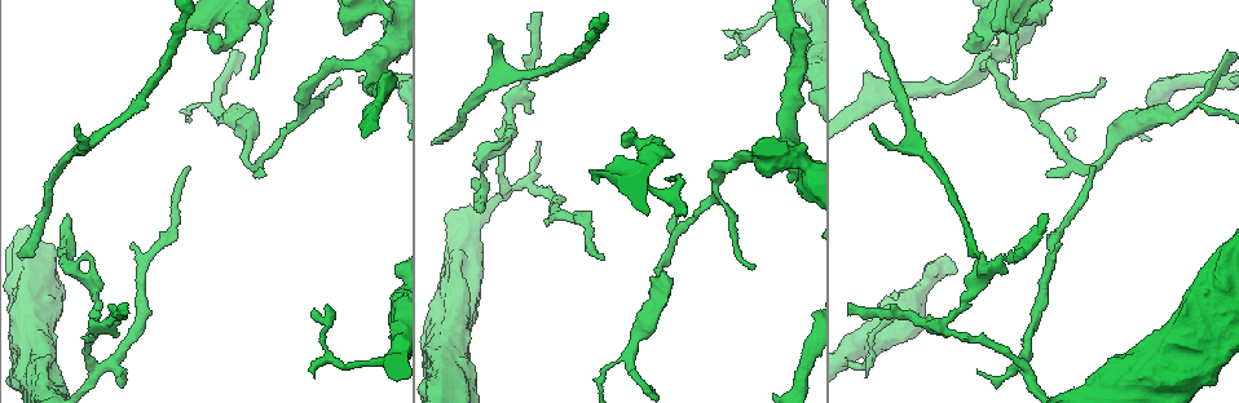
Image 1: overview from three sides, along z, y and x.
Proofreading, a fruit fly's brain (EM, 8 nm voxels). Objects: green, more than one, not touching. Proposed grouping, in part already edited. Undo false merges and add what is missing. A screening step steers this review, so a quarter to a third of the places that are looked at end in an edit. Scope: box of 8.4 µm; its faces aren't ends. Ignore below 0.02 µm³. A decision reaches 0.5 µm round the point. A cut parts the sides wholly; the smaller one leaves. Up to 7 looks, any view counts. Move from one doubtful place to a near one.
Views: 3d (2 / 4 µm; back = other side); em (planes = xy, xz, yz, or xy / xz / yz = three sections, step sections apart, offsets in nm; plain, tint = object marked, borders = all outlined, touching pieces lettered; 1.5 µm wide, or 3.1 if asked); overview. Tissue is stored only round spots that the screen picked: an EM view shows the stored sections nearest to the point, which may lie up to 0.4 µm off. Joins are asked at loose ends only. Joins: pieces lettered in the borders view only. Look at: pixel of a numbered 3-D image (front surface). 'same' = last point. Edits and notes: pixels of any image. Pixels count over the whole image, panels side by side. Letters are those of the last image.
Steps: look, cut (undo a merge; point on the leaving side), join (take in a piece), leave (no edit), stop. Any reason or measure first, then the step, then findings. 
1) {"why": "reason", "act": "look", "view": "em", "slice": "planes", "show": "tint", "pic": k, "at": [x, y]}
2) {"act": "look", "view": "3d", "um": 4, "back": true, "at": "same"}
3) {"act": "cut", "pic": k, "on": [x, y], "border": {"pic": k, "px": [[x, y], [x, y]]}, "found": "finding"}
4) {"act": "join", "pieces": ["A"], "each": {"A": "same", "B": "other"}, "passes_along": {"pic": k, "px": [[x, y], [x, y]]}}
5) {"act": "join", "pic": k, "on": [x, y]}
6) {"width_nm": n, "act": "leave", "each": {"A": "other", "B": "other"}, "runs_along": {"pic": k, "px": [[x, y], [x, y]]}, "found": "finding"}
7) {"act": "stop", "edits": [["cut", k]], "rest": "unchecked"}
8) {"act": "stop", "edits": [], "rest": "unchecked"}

{"why": "abrupt turn", "act": "look", "view": "em", "slice": "planes", "show": "tint", "pic": 1, "at": [248, 139]}

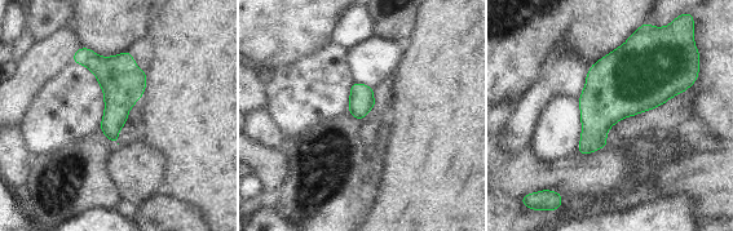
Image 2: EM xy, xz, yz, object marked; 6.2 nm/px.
{"why": "what lies round it", "act": "look", "view": "em", "slice": "planes", "show": "borders", "at": "same"}

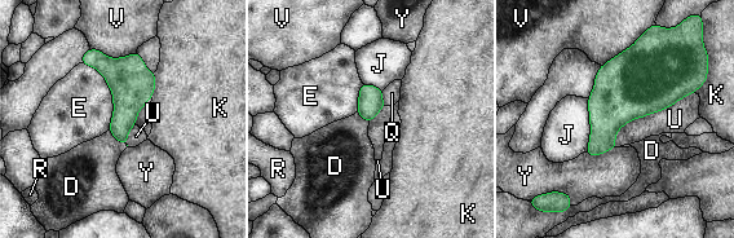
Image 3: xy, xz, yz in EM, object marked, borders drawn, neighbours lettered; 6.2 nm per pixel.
{"act": "leave", "each": {"D": "other", "E": "other", "J": "other", "K": "other", "Q": "other", "R": "other", "U": "other", "V": "other", "Y": "other"}, "found": "all the same cell"}

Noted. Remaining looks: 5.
{"why": "three arms meet", "act": "look", "view": "3d", "um": 2, "pic": 1, "at": [506, 192]}

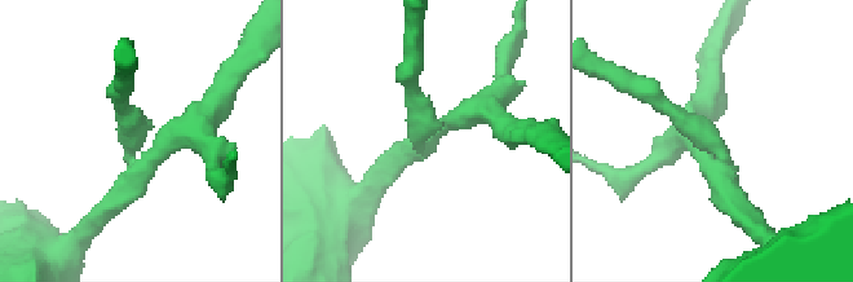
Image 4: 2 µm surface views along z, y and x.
{"arms": 3, "act": "look", "view": "em", "slice": "yz", "step": 8, "show": "tint", "pic": 4, "at": [130, 178]}

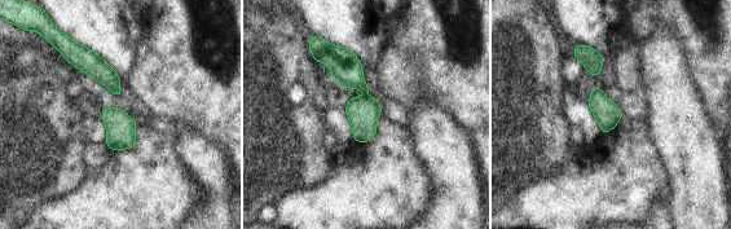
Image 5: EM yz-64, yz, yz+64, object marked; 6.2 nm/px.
{"why": "cut it another way", "act": "look", "view": "em", "slice": "planes", "show": "borders", "at": "same"}

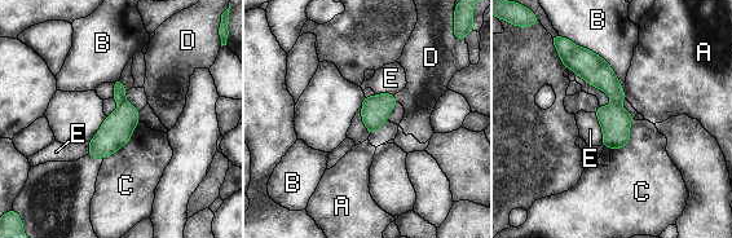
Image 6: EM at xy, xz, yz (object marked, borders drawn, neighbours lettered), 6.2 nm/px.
{"longest_contact_nm": ["B", 380], "act": "cut", "pic": 6, "on": [596, 71], "each": {"A": "other", "B": "other", "C": "other", "D": "other", "E": "other"}, "found": "a second cell is stuck on"}

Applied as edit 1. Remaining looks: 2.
{"why": "branch stops here", "act": "look", "view": "3d", "um": 2, "back": true, "pic": 1, "at": [314, 378]}

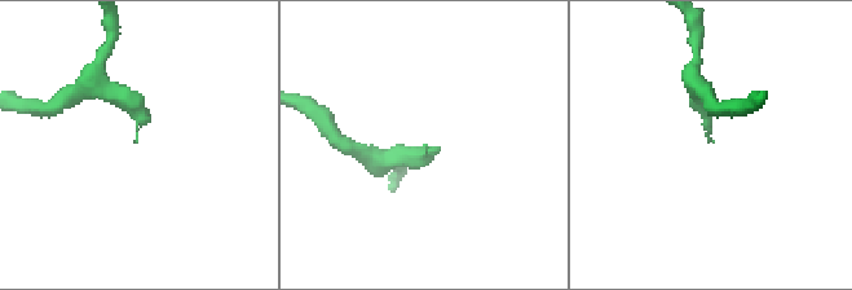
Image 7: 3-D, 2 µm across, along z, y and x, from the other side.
{"why": "need the tissue", "act": "look", "view": "em", "slice": "planes", "show": "borders", "pic": 7, "at": [711, 134]}

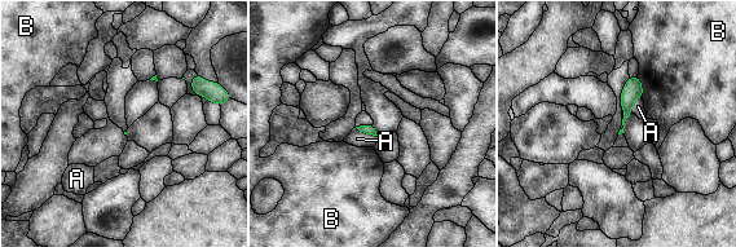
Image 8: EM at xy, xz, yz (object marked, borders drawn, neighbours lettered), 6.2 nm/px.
{"longest_contact_nm": ["A", 160], "act": "leave", "each": {"A": "other", "B": "other"}, "border": {"pic": 8, "px": [[355, 127], [365, 133], [377, 136]]}, "found": "none of them fits"}

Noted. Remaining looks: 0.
{"act": "stop", "edits": [["cut", 6]], "rest": "unchecked"}

